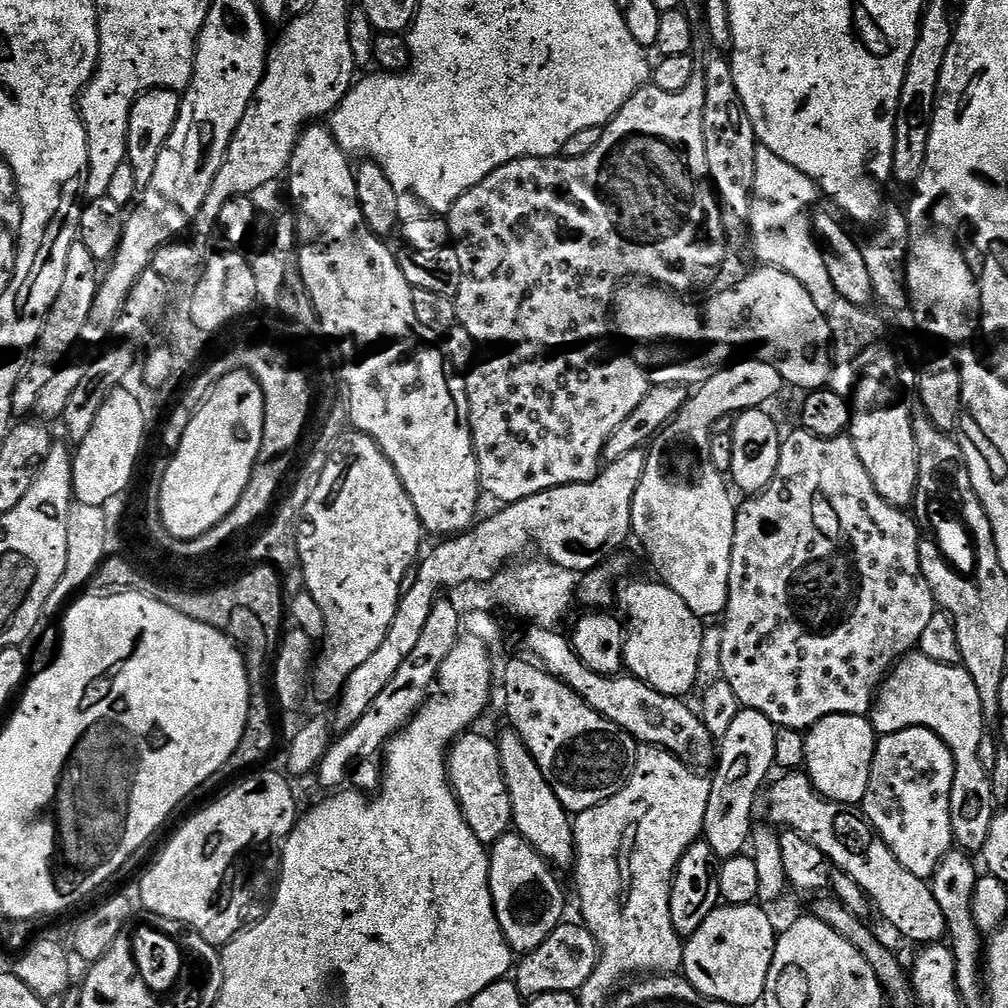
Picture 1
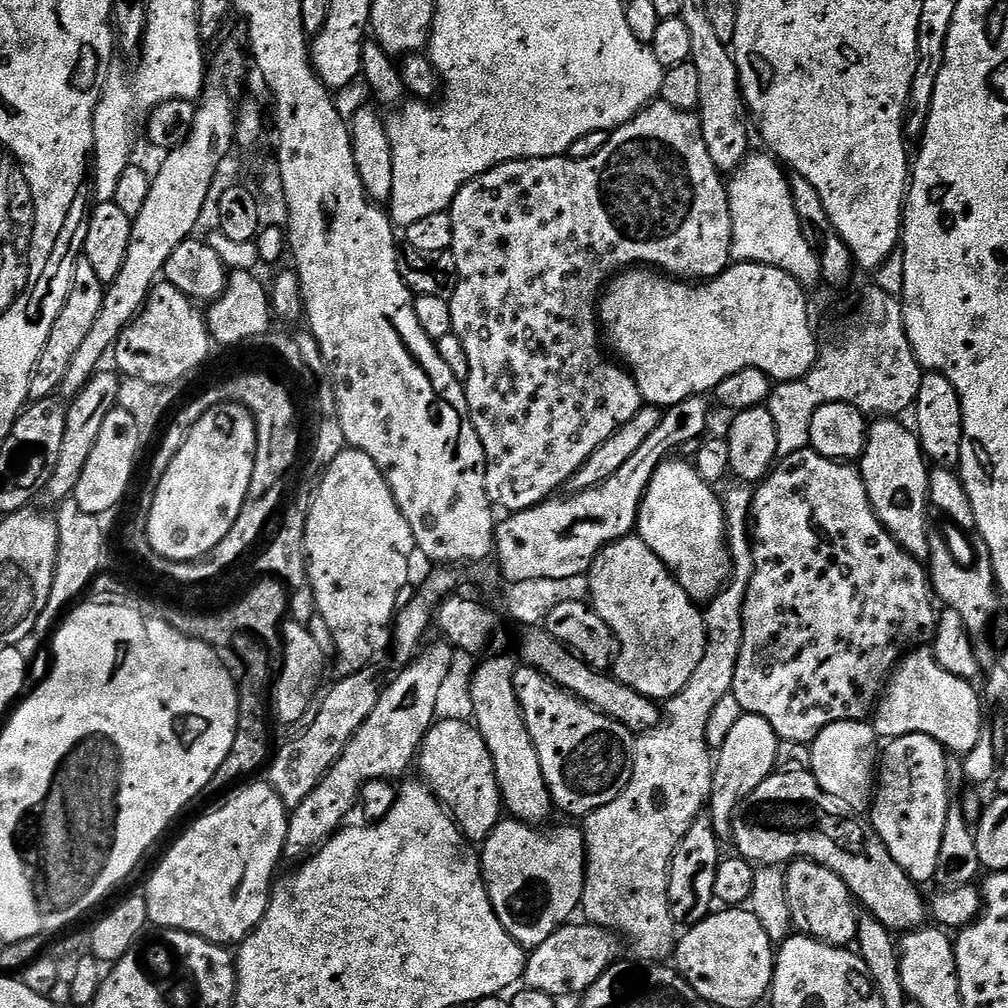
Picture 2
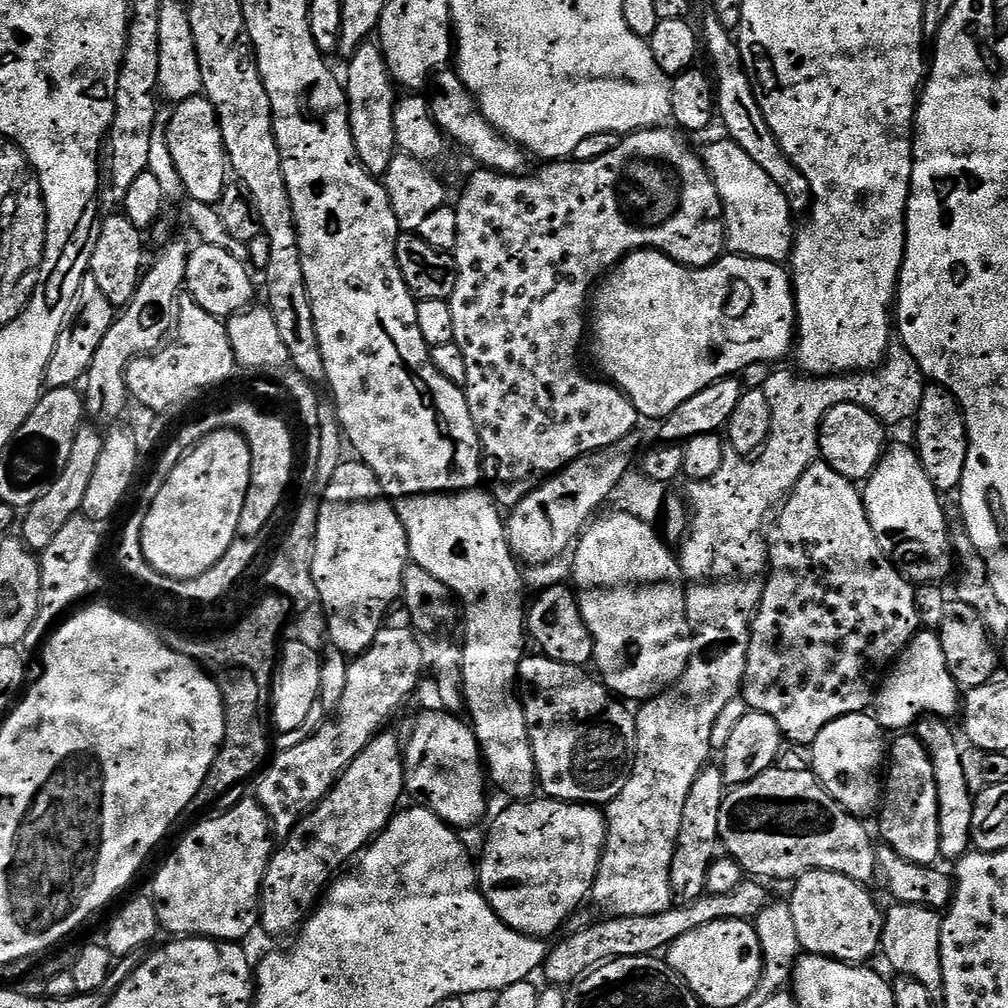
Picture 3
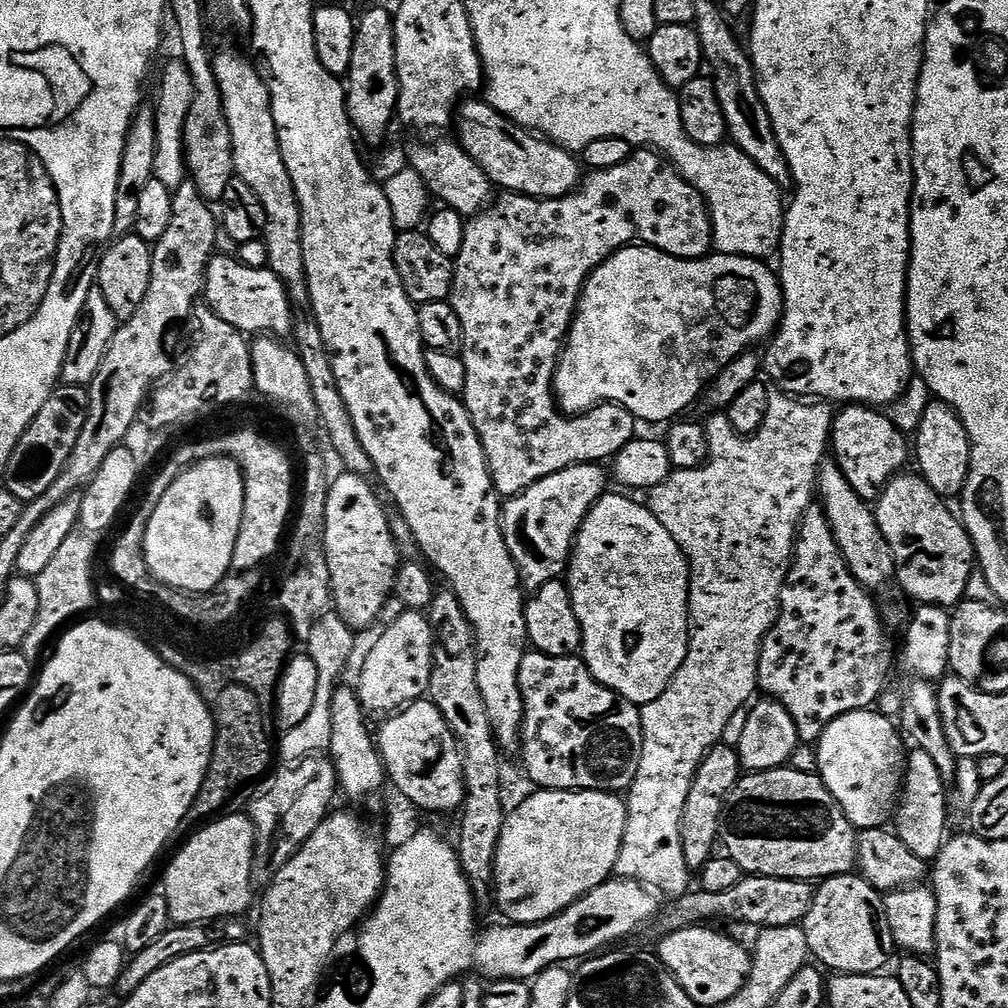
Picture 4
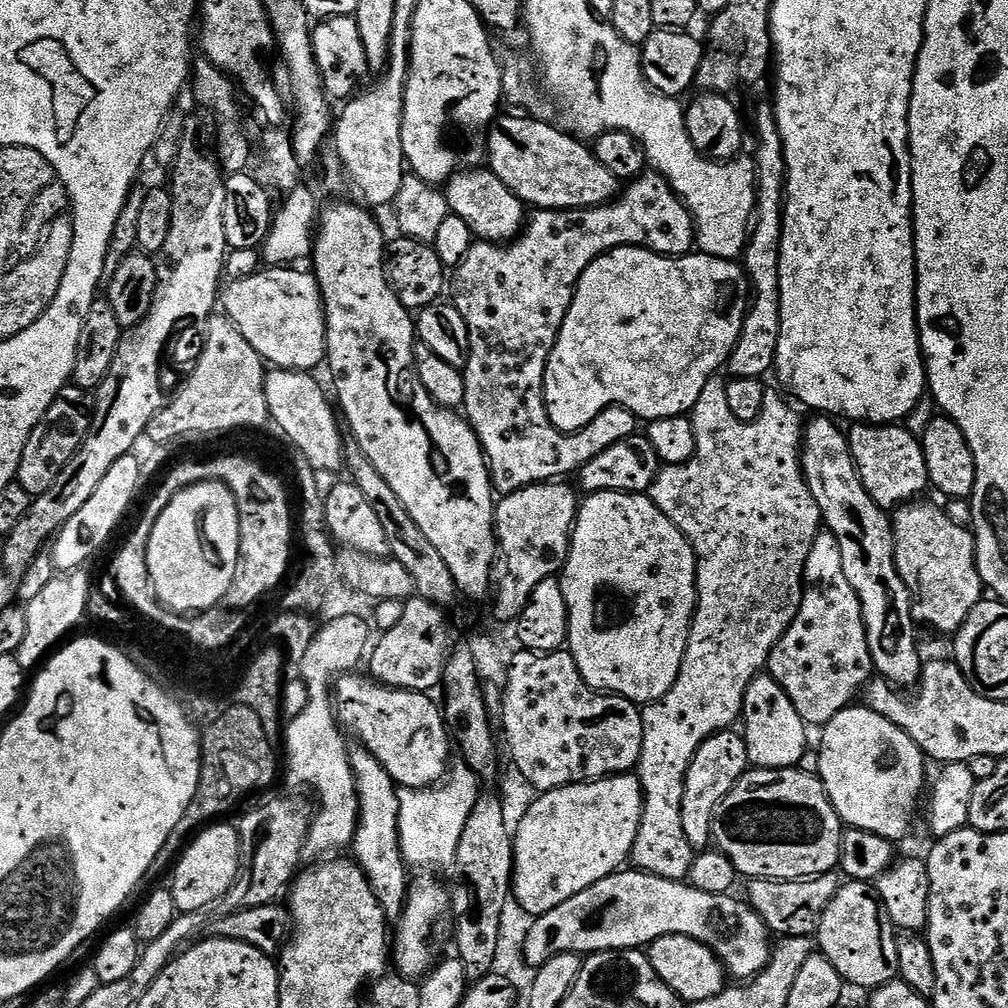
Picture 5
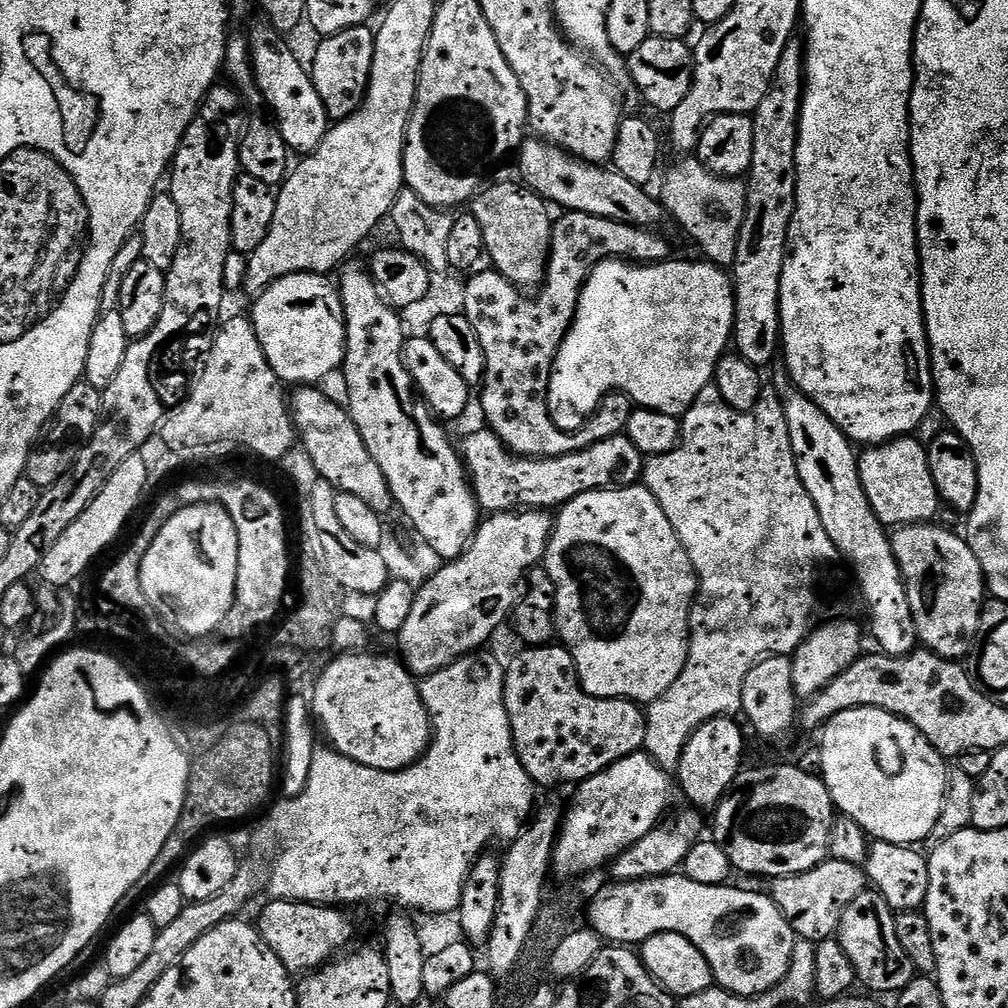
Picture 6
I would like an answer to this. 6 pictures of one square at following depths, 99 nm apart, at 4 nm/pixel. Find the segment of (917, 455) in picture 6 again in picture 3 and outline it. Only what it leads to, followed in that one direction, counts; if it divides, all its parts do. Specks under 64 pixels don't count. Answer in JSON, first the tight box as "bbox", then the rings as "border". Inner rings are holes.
{"bbox":[820,404,886,482],"border":[[[839,404],[824,416],[820,427],[820,456],[838,474],[853,482],[867,481],[884,456],[886,425],[861,404]]]}

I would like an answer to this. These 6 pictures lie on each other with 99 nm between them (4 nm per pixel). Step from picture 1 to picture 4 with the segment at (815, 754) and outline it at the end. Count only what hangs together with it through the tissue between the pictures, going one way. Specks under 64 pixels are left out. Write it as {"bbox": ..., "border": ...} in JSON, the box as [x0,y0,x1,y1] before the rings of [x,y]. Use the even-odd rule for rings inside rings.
{"bbox":[816,710,906,828],"border":[[[877,710],[839,716],[820,735],[816,748],[820,763],[818,775],[828,788],[828,793],[839,802],[840,809],[853,828],[878,828],[889,823],[902,792],[906,764],[903,743],[905,741],[897,725]]]}

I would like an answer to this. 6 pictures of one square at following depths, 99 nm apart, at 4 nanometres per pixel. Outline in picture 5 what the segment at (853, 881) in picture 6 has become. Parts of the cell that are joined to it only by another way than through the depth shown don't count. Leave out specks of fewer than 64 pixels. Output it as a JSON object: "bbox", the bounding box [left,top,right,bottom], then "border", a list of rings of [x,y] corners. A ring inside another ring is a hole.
{"bbox":[746,871,841,938],"border":[[[835,871],[821,876],[810,876],[806,880],[752,880],[749,883],[746,900],[764,919],[764,925],[768,927],[769,933],[780,938],[785,936],[811,937],[819,928],[822,914],[826,906],[830,906],[841,883],[841,877]]]}

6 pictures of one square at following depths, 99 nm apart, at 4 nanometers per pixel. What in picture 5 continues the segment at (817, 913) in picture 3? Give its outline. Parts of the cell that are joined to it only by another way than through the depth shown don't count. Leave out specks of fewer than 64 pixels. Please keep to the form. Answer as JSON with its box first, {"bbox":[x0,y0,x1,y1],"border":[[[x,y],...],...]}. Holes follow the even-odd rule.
{"bbox":[814,880,899,990],"border":[[[862,880],[841,883],[830,906],[826,906],[814,936],[818,941],[818,951],[826,958],[830,958],[830,962],[834,962],[834,970],[838,970],[840,977],[851,987],[853,984],[856,988],[875,990],[899,977],[898,946],[896,945],[898,930],[890,922],[890,914],[886,914],[886,906],[871,883]]]}

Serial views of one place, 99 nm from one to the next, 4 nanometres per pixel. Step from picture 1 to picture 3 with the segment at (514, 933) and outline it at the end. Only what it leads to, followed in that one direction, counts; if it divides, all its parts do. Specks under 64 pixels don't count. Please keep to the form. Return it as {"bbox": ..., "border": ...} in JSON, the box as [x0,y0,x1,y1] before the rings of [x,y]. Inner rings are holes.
{"bbox":[478,798,608,938],"border":[[[533,798],[527,802],[509,803],[505,812],[496,816],[496,825],[484,844],[484,857],[478,860],[478,887],[500,921],[515,932],[533,938],[555,937],[572,911],[592,895],[600,869],[604,844],[608,841],[608,821],[599,807],[573,804],[570,800]]]}

